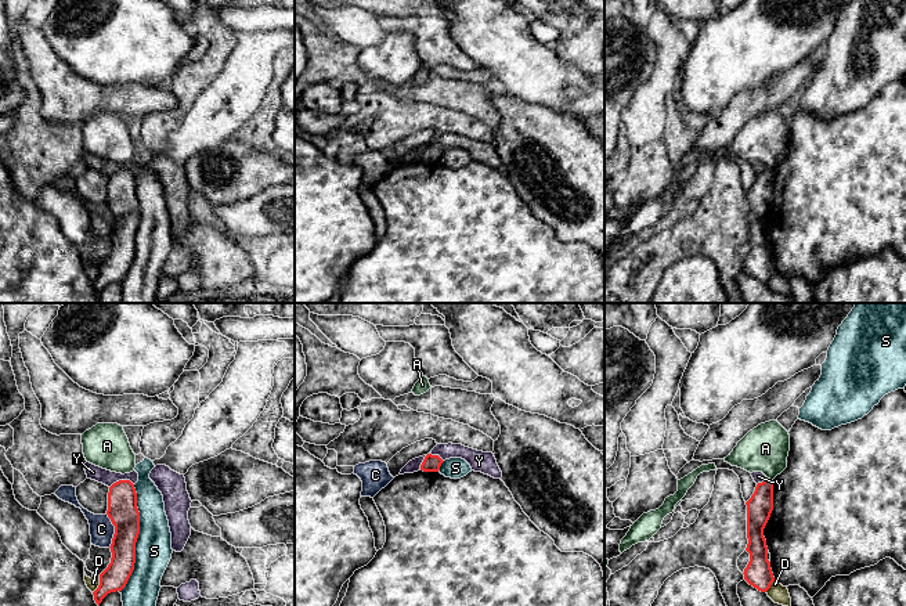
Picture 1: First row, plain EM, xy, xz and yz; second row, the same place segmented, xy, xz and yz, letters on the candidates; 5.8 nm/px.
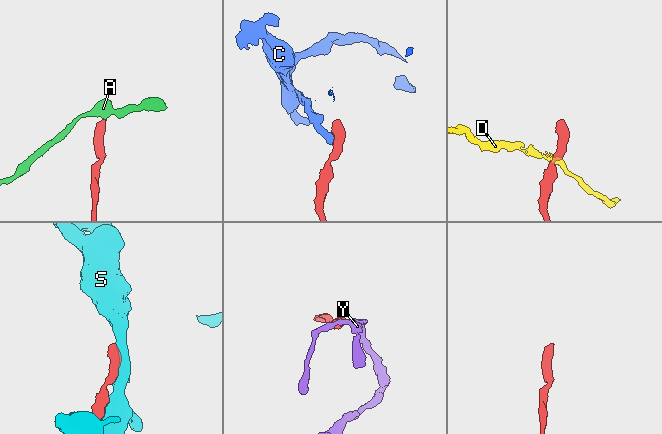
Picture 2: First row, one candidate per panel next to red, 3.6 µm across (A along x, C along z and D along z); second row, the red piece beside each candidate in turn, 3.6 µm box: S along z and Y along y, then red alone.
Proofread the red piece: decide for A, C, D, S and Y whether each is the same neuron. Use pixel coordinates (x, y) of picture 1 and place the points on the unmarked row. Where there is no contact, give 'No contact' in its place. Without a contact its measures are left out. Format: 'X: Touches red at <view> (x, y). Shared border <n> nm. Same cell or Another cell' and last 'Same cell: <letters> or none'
A: Touches red at yz (769, 169). Shared border 40 nm. Another cell
C: Touches red at xy (115, 220). Shared border 200 nm. Another cell
D: Touches red at xy (100, 274). Shared border 110 nm. Another cell
S: Touches red at xy (137, 227). Shared border 650 nm. Another cell
Y: Touches red at xy (121, 170). Shared border 150 nm. Another cell
Same cell: none

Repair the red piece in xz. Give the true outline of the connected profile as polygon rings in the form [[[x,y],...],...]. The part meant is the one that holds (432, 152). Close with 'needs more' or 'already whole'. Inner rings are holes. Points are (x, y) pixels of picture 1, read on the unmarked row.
[[[427,144],[420,155],[423,162],[438,162],[444,151],[438,145]]] | already whole

